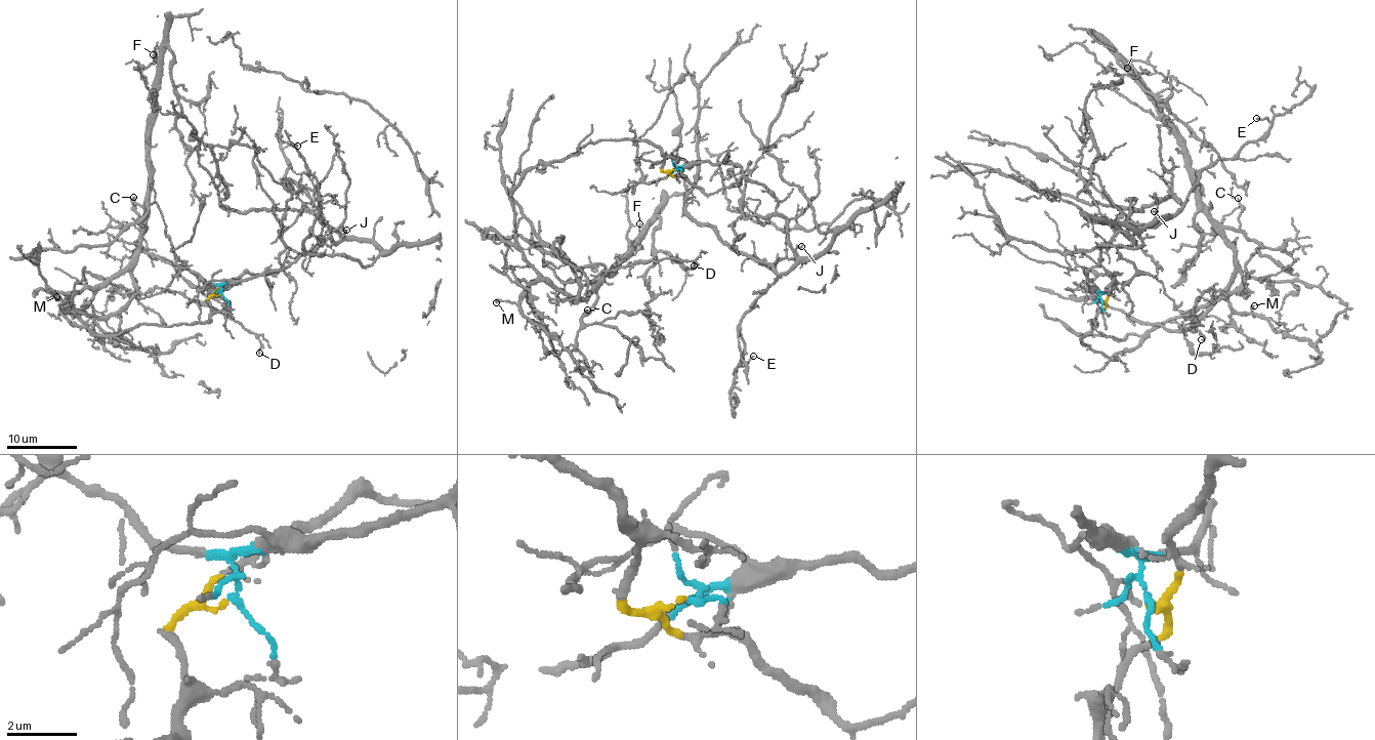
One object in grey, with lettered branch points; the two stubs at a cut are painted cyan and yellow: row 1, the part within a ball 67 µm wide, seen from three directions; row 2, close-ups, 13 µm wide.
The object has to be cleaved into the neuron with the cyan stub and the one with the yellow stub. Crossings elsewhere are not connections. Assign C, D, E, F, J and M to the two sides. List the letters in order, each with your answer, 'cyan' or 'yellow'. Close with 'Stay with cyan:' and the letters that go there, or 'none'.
C: yellow
D: yellow
E: cyan
F: yellow
J: cyan
M: yellow
Stay with cyan: E, J

